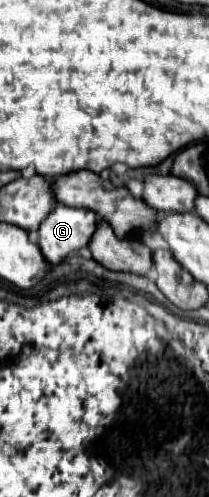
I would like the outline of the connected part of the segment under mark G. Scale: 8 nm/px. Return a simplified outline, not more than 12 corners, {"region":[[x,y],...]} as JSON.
{"region":[[54,204],[38,228],[48,264],[88,244],[96,214]]}

